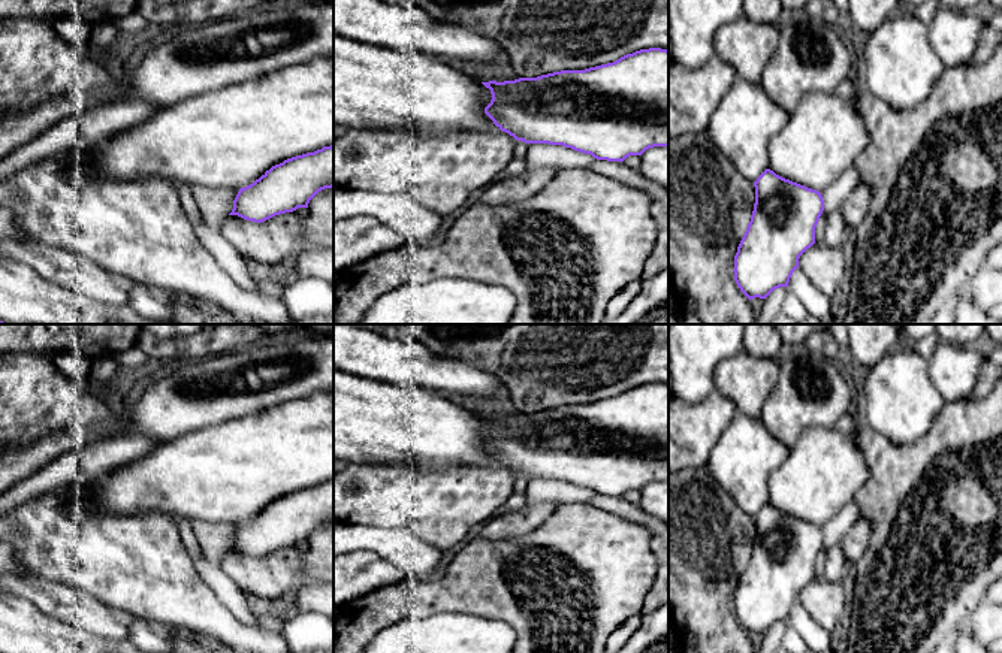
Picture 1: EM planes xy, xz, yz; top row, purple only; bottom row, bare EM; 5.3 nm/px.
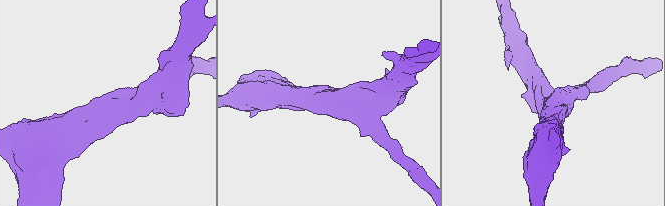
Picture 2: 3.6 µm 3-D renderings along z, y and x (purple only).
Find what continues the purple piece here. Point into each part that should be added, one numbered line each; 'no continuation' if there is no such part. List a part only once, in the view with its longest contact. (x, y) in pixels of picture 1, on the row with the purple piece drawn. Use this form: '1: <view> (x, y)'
no continuation

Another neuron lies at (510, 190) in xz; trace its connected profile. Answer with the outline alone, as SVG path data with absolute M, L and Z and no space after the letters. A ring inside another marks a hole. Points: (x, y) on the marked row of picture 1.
M555 167L525 169L513 178L492 184L480 202L489 206L501 206L528 200L546 187L558 170Z

